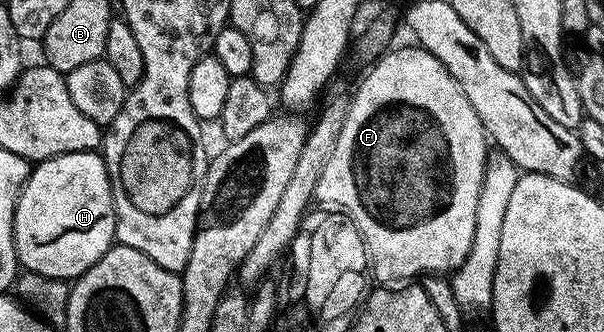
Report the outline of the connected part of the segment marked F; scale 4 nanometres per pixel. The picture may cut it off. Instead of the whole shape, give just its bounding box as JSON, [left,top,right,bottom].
[315,45,489,285]

